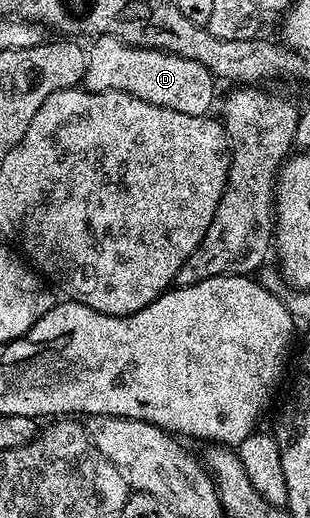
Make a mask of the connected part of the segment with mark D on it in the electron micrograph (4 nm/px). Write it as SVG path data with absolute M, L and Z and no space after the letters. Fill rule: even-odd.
M101 36L89 46L86 54L85 88L91 93L100 91L124 91L136 99L144 99L149 105L168 107L172 111L180 111L184 115L205 117L214 105L214 84L216 78L199 61L184 57L181 53L165 53L162 49L141 49L135 45L128 45L119 41L117 37Z

